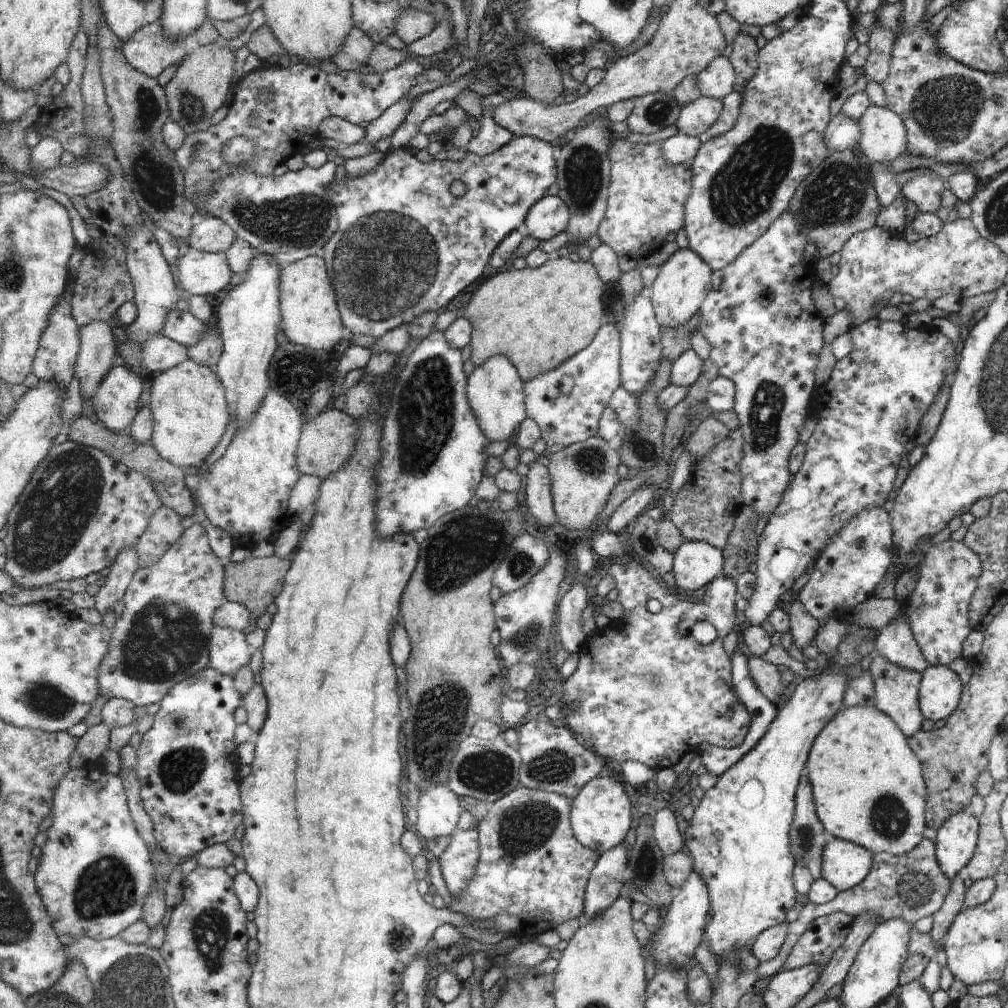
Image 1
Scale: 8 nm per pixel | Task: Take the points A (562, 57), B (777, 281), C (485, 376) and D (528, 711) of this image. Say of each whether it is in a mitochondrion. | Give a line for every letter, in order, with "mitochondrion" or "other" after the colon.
A: other
B: other
C: other
D: other

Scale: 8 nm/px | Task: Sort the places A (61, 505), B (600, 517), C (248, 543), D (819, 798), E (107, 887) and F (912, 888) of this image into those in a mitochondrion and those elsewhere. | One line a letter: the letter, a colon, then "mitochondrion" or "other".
A: mitochondrion
B: other
C: other
D: other
E: mitochondrion
F: mitochondrion

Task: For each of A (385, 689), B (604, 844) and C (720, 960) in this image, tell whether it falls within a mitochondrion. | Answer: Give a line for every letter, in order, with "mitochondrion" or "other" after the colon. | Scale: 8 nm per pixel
A: other
B: other
C: other

